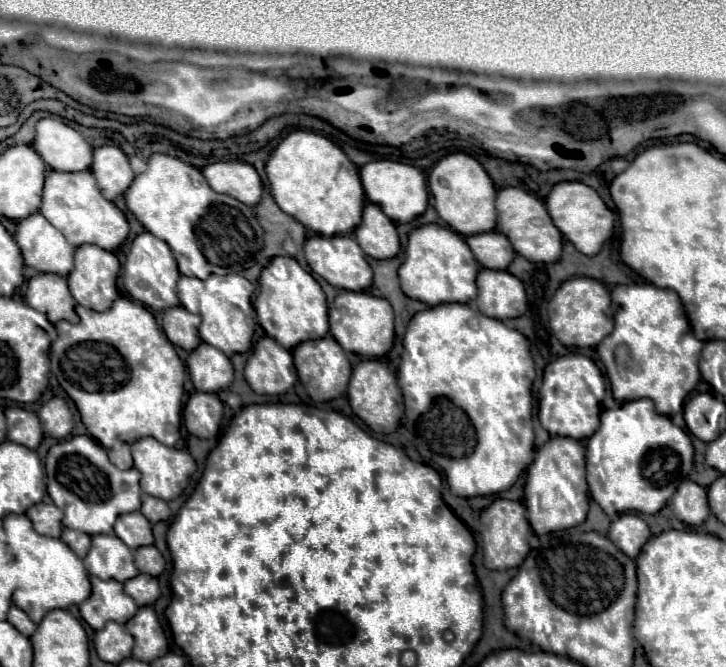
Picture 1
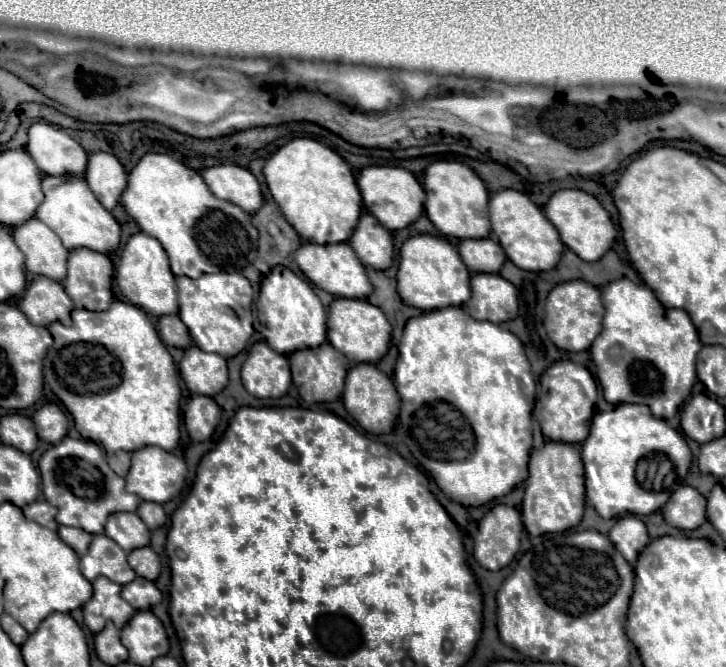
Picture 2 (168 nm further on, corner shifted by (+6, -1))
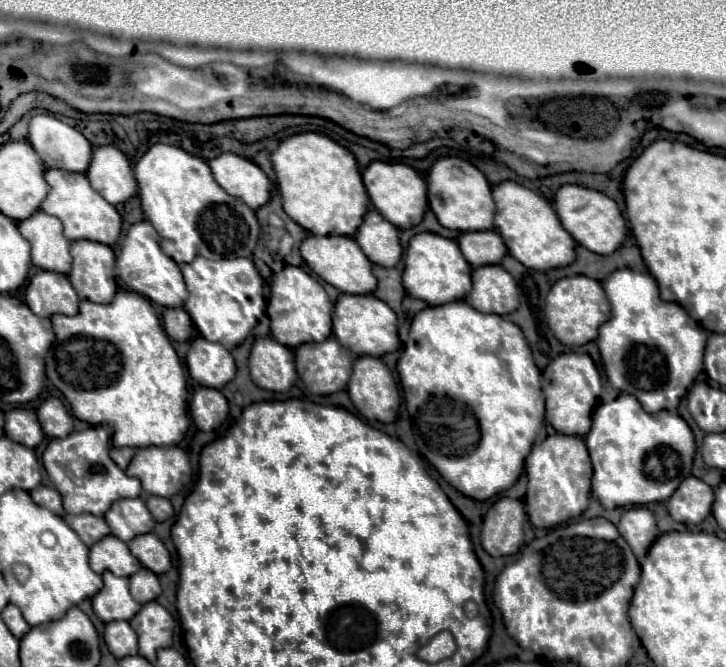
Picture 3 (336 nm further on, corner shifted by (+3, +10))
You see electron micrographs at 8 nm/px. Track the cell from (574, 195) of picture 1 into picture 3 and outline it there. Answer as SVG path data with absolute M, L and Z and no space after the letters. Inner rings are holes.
M563 185L555 195L555 211L561 219L561 225L573 235L573 239L593 253L611 255L625 239L627 223L621 217L617 203L595 189L579 185Z

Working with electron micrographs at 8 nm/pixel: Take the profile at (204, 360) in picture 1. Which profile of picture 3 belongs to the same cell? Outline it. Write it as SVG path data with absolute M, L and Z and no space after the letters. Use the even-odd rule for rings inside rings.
M197 337L187 353L189 375L203 387L223 389L235 377L233 355L219 343Z

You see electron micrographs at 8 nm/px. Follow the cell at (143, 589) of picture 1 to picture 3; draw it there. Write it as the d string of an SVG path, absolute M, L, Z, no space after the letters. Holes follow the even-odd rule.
M139 569L139 573L135 573L135 575L129 577L129 581L131 581L131 595L139 603L155 601L159 597L159 593L161 593L159 579L149 569Z

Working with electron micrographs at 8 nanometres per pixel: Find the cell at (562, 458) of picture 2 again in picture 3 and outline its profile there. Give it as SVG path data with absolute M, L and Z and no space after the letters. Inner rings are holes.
M563 433L549 435L545 441L533 445L525 461L525 471L529 479L525 507L535 527L553 527L565 523L579 517L587 509L593 467L581 437L567 437Z

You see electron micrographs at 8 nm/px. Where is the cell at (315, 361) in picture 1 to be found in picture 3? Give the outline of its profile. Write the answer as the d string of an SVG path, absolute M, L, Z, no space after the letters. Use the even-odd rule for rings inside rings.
M329 337L319 345L301 345L295 349L297 373L303 379L307 391L313 395L331 395L343 391L355 355Z

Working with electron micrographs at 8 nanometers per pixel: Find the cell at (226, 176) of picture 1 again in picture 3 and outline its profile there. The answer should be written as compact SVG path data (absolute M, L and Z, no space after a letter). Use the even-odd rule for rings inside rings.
M223 153L209 161L215 181L235 199L243 201L251 209L259 209L269 201L271 183L267 175L251 161L235 155Z

